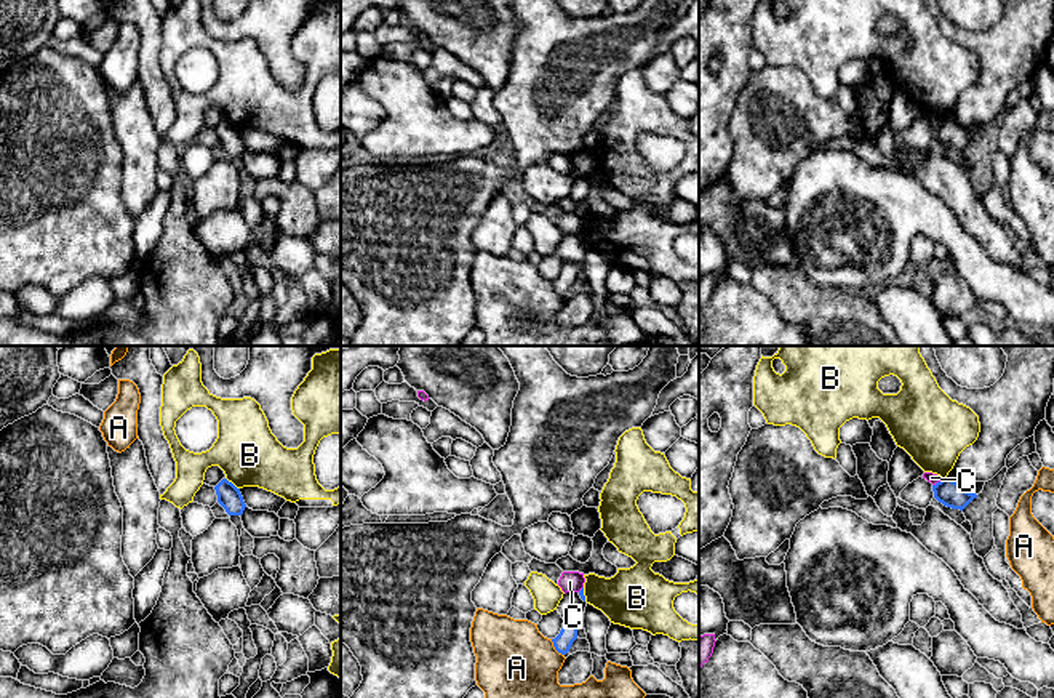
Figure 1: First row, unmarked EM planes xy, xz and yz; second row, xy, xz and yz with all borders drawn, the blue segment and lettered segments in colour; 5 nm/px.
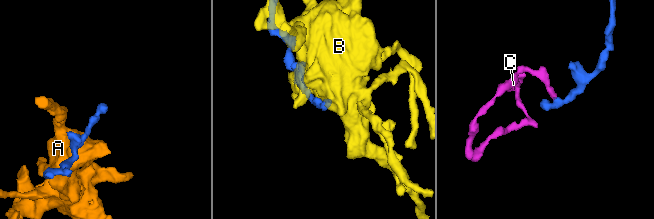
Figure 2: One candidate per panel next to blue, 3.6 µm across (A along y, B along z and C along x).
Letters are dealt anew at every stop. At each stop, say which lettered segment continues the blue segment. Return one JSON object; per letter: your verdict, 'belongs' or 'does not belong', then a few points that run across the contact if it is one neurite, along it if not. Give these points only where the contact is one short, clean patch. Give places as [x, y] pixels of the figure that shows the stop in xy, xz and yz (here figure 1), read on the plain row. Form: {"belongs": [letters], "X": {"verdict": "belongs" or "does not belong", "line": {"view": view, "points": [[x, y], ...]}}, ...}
{"belongs": [], "A": {"verdict": "does not belong", "line": {"view": "xz", "points": [[550, 280], [552, 287], [563, 296]]}}, "B": {"verdict": "does not belong"}, "C": {"verdict": "does not belong", "line": {"view": "yz", "points": [[942, 120], [933, 127]]}}}

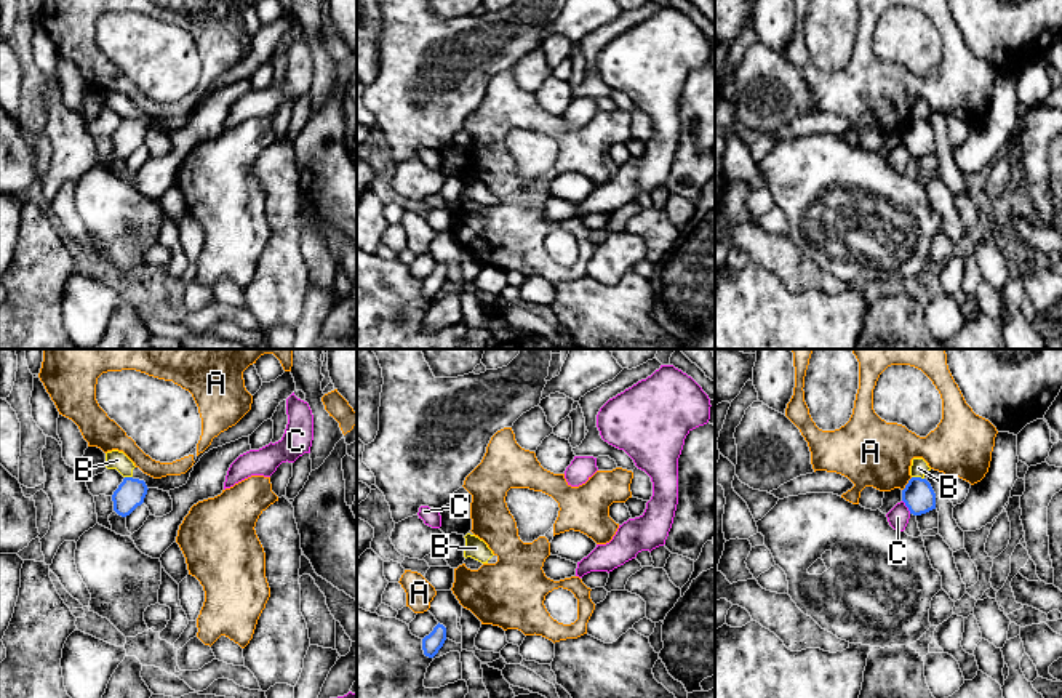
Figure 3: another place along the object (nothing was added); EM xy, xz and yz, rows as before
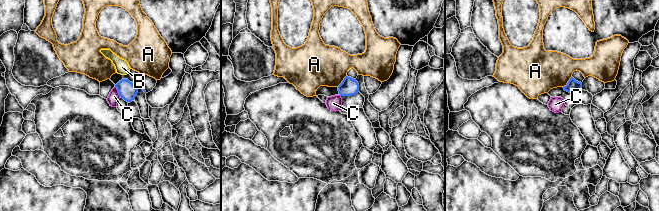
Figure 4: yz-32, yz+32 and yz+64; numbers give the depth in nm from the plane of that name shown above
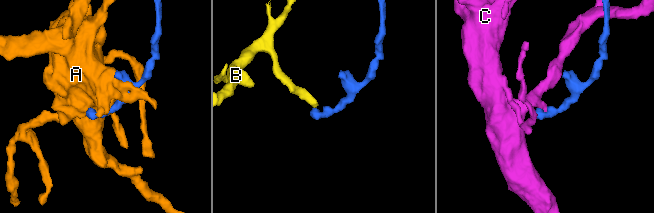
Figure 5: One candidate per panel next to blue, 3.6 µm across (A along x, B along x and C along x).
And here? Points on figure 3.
{"belongs": [], "A": {"verdict": "does not belong"}, "B": {"verdict": "does not belong", "line": {"view": "yz", "points": [[912, 117], [923, 120]]}}, "C": {"verdict": "does not belong", "line": {"view": "yz", "points": [[902, 141], [910, 154]]}}}

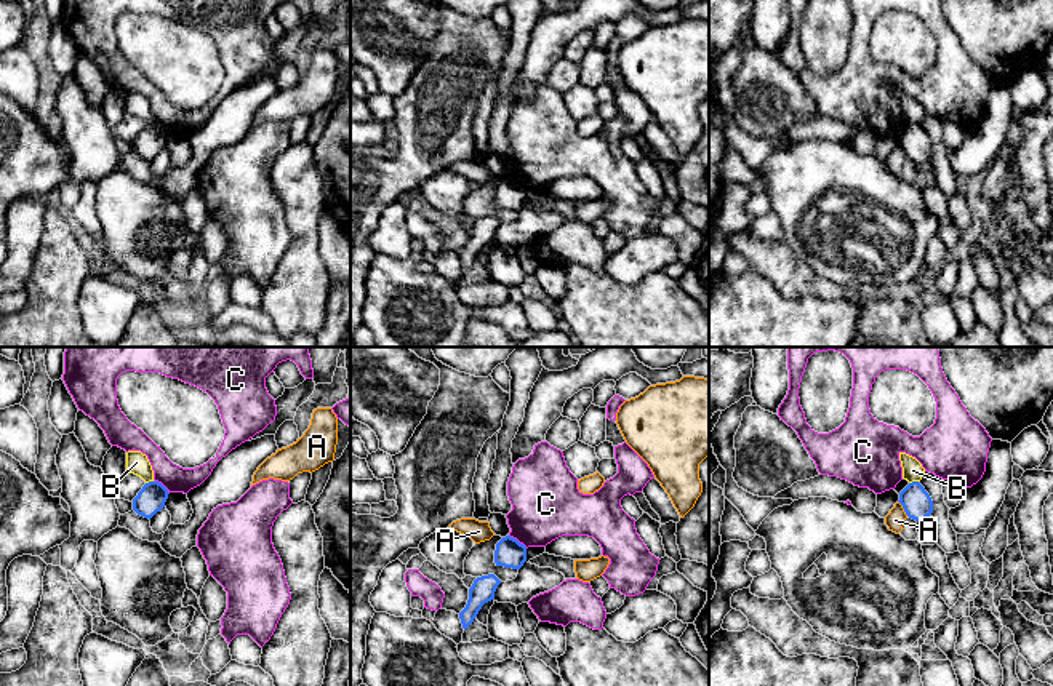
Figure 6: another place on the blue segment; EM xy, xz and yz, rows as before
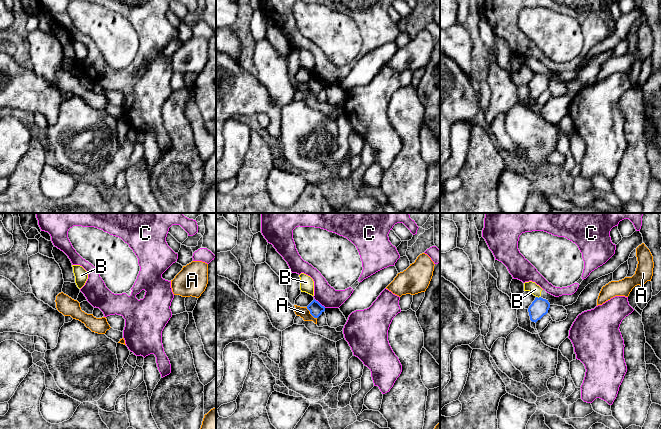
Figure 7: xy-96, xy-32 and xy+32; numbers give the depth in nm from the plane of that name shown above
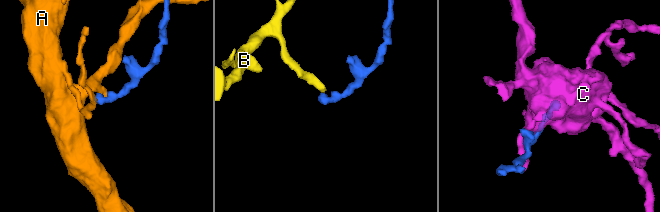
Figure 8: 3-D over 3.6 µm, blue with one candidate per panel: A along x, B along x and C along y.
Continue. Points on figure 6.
{"belongs": [], "A": {"verdict": "does not belong", "line": {"view": "yz", "points": [[898, 143], [908, 157]]}}, "B": {"verdict": "does not belong", "line": {"view": "yz", "points": [[917, 122], [909, 125]]}}, "C": {"verdict": "does not belong"}}

